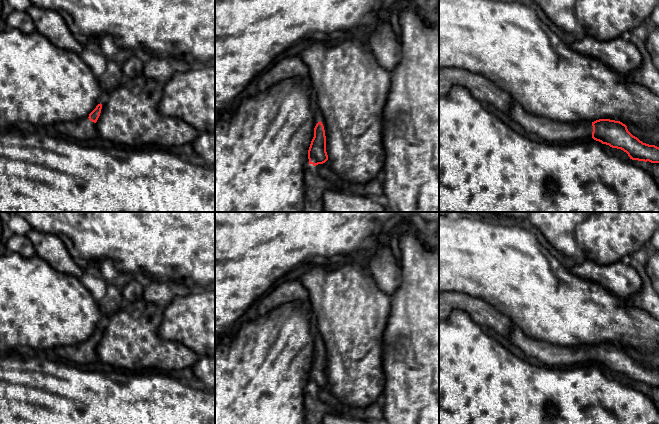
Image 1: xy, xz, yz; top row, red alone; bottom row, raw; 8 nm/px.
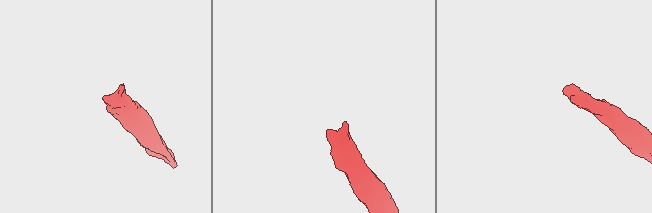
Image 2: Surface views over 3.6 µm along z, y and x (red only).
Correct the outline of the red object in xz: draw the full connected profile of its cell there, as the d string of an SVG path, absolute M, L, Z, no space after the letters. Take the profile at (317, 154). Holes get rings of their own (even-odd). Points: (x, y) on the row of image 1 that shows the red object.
M310 90L312 111L316 117L317 124L314 128L314 137L311 141L308 150L309 164L316 166L318 164L323 164L328 160L328 155L326 152L326 136L324 126L321 122L321 114L316 103L315 94Z

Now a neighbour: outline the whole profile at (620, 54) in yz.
M583 33L577 36L571 48L580 54L600 60L625 77L629 77L642 62L642 56L635 44L623 37L603 41Z

